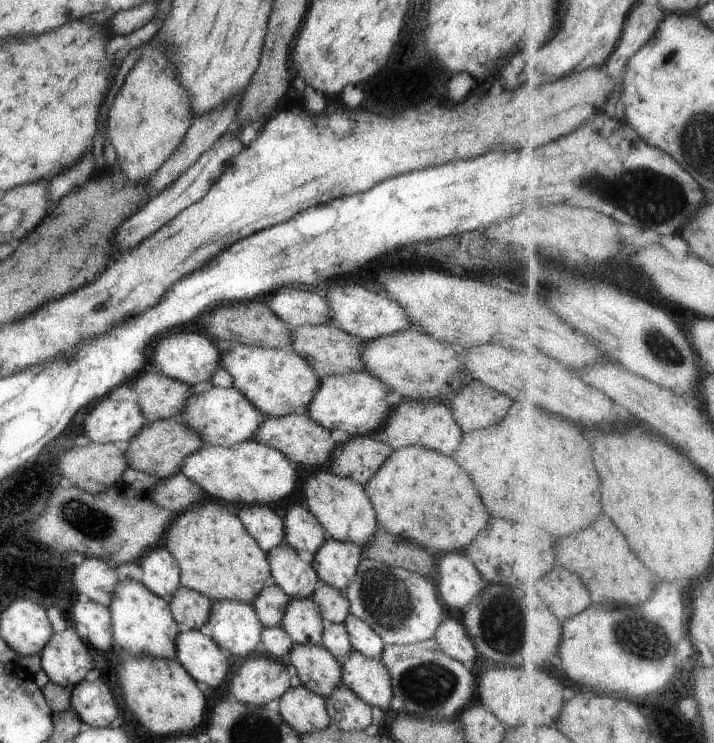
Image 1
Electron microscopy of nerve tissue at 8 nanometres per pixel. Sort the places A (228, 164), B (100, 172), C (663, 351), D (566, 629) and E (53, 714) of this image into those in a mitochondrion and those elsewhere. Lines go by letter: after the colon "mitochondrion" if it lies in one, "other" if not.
A: other
B: other
C: mitochondrion
D: other
E: other

